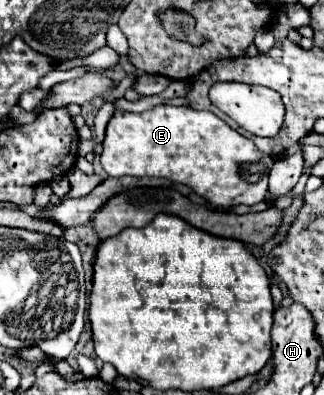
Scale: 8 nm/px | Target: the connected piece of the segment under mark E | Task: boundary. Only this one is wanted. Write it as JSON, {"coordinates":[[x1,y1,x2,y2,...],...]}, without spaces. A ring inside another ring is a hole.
{"coordinates":[[154,106,146,112,124,112,116,110,106,126,106,136,102,142,100,164,108,176,162,176,172,182,190,186,196,194,208,198,216,206,234,206,234,204,258,204,264,200,268,190,268,172,274,164,274,158,262,154,252,140,238,134,216,114,200,112,190,106]]}

